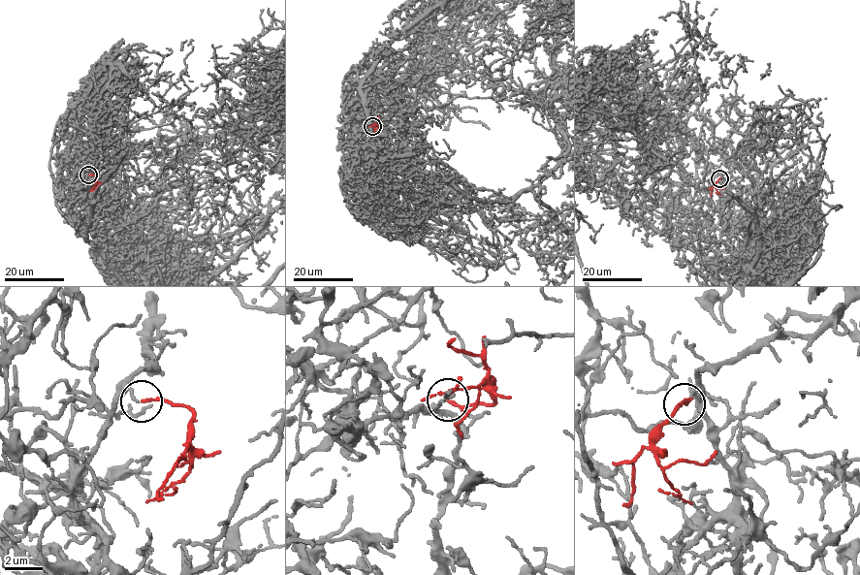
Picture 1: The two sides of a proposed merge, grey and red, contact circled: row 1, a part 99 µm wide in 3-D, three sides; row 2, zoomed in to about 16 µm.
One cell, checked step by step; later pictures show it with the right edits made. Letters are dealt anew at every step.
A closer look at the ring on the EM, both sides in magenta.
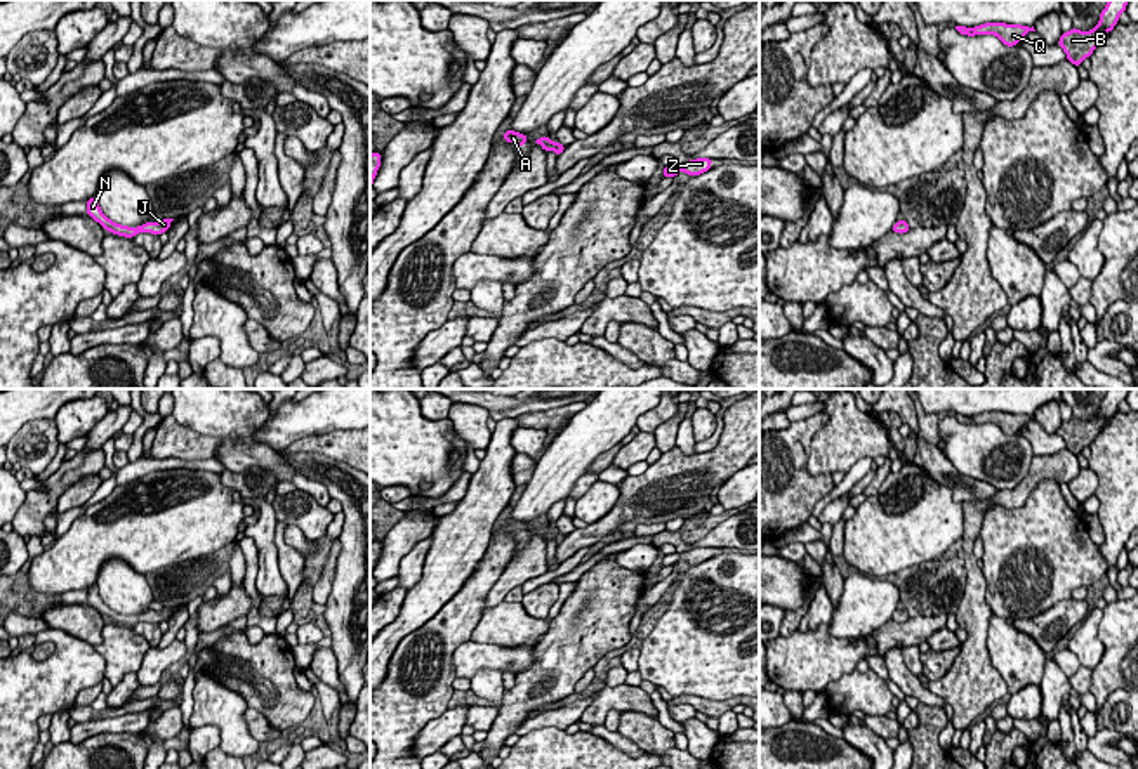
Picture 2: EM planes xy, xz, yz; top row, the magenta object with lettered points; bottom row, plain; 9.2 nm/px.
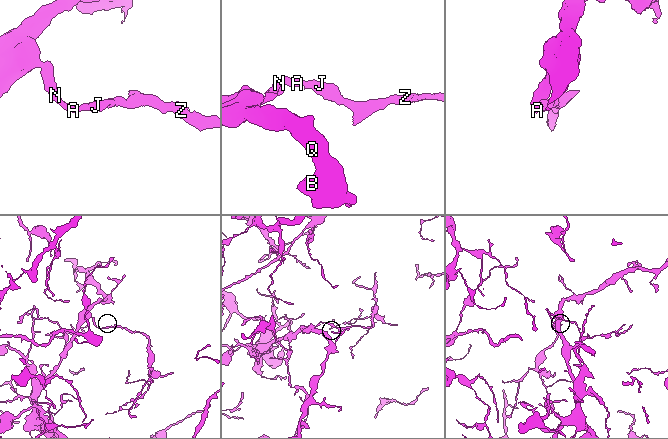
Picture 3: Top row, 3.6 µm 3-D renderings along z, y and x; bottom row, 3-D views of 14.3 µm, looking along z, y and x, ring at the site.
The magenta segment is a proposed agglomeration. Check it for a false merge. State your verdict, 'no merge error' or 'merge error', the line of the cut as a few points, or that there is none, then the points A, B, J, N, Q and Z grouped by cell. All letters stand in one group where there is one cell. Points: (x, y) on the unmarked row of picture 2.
no merge error | no cut | A B J N Q Z

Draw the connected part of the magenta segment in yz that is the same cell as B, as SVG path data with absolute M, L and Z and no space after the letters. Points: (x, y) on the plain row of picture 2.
M1108 389L1100 403L1098 413L1091 420L1072 417L1070 420L1062 422L1058 434L1067 443L1067 450L1074 455L1081 455L1081 451L1093 443L1107 422L1114 418L1121 403L1126 401L1128 392L1129 389Z

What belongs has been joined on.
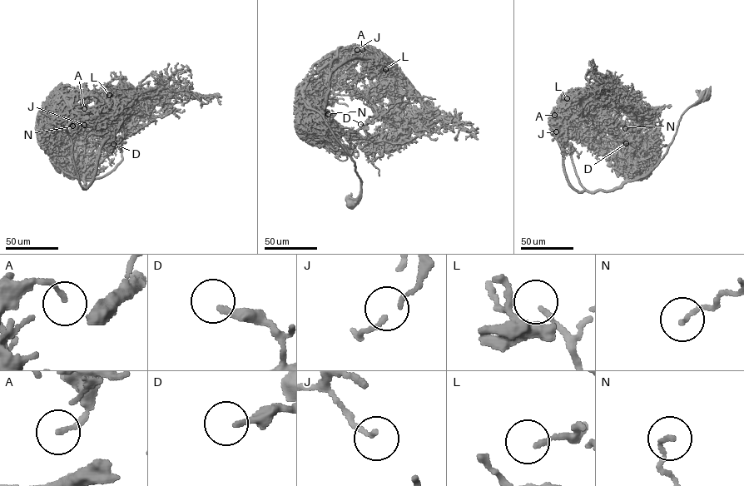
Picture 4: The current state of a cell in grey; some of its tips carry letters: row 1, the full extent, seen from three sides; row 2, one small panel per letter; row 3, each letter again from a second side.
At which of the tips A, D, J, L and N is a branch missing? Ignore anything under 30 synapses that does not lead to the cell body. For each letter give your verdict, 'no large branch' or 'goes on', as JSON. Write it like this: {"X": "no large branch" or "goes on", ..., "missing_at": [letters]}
{"A": "goes on", "D": "goes on", "J": "no large branch", "L": "no large branch", "N": "no large branch", "missing_at": ["A", "D"]}

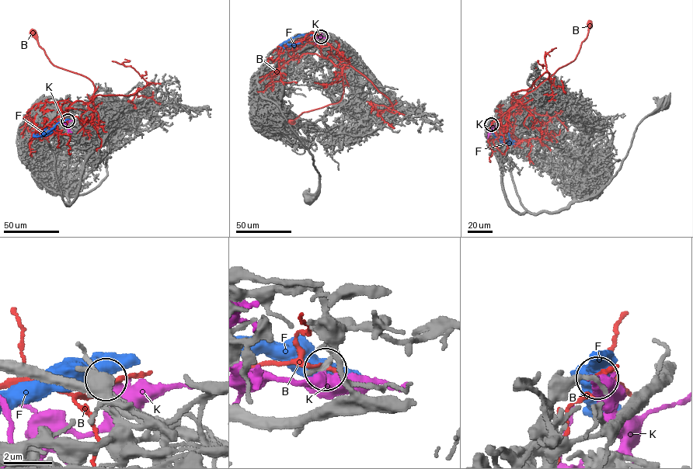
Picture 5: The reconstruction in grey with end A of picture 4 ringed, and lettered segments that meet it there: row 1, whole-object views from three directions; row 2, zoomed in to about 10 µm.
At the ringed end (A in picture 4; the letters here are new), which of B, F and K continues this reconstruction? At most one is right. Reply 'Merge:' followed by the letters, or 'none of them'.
Merge: none of them

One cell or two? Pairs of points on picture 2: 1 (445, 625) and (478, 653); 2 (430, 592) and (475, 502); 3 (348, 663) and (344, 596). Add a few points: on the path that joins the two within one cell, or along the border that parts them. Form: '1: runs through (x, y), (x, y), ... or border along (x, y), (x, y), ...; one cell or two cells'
1: border along (469, 637), (454, 653), (454, 676); two cells
2: runs through (445, 570), (459, 540), (471, 525); one cell
3: runs through (348, 646), (344, 613); one cell

